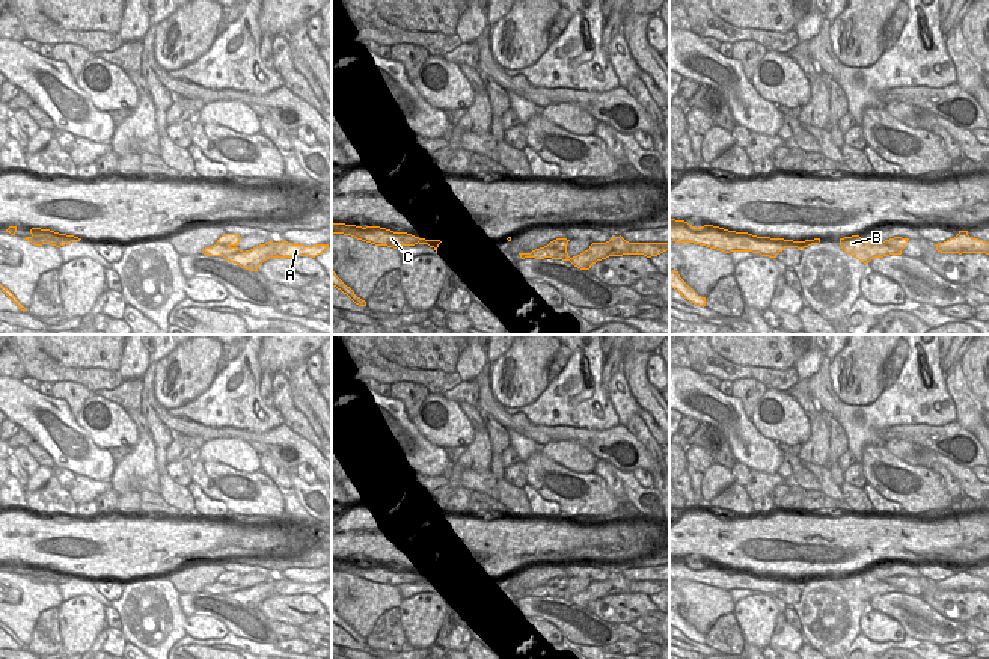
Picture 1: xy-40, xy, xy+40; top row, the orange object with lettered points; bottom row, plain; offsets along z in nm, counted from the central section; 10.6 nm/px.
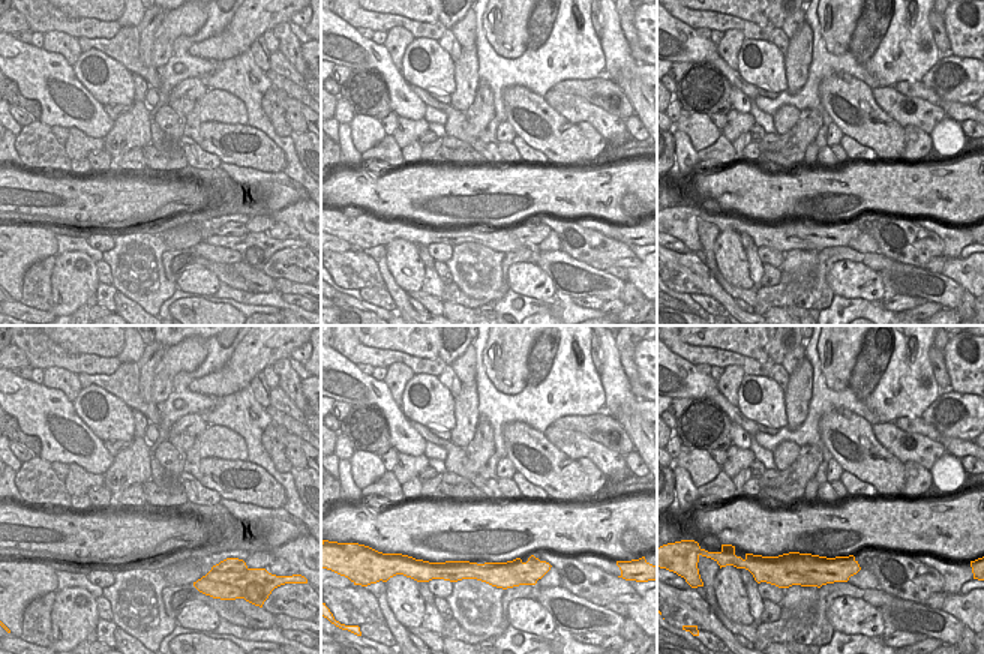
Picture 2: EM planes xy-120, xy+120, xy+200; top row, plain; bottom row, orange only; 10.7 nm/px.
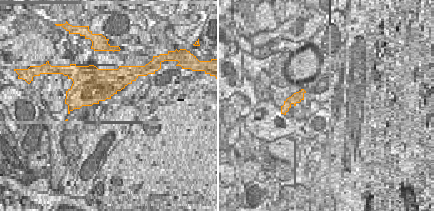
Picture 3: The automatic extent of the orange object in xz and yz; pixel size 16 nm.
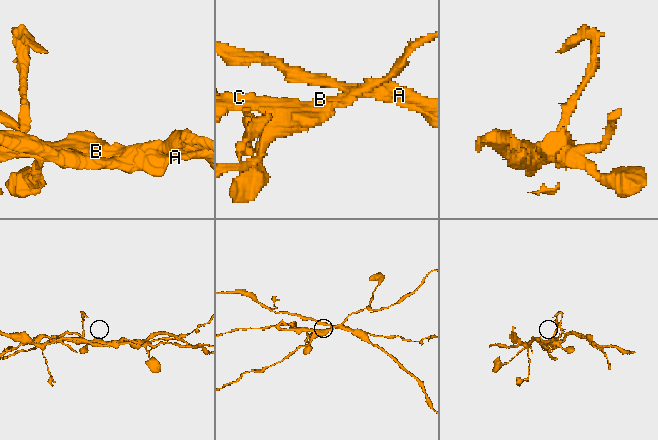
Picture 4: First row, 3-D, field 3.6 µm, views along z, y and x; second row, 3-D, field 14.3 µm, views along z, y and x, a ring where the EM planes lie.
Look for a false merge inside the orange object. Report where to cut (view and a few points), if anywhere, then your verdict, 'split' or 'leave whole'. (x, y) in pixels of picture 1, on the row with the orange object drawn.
xy-40 (216, 243), (214, 246), (222, 249), (226, 257) | split

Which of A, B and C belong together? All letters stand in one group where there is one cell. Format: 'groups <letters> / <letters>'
groups A / B C

